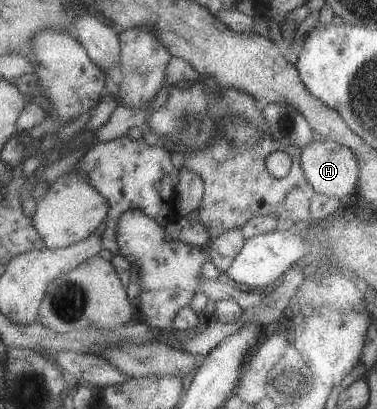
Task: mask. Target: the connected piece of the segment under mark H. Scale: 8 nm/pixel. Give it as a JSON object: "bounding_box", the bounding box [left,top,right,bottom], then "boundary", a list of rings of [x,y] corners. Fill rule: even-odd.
{"bounding_box":[301,139,360,198],"boundary":[[[324,139],[323,141],[308,142],[301,150],[301,166],[307,179],[308,189],[311,192],[344,198],[358,189],[360,165],[357,154],[348,146],[339,144],[334,140]]]}

